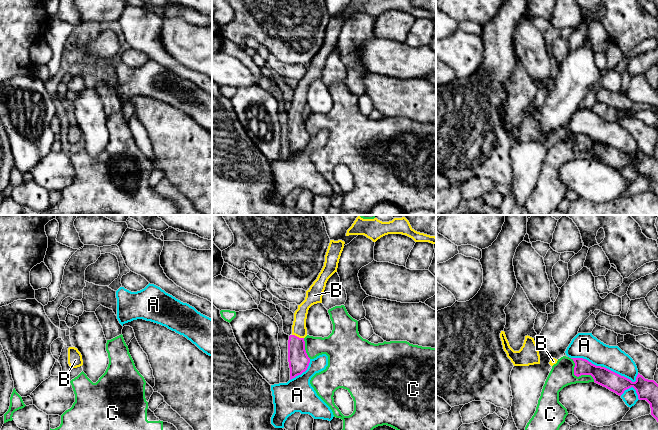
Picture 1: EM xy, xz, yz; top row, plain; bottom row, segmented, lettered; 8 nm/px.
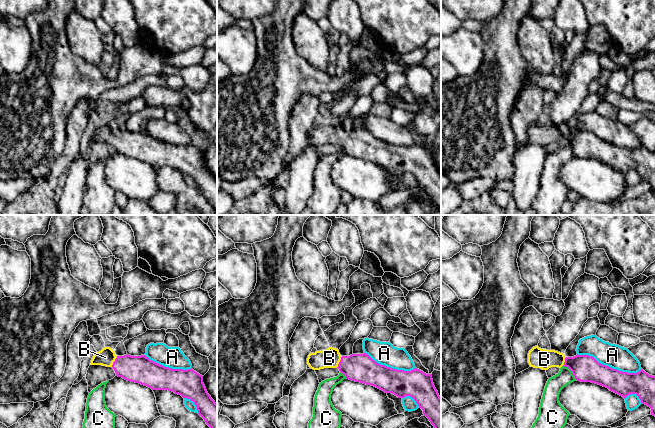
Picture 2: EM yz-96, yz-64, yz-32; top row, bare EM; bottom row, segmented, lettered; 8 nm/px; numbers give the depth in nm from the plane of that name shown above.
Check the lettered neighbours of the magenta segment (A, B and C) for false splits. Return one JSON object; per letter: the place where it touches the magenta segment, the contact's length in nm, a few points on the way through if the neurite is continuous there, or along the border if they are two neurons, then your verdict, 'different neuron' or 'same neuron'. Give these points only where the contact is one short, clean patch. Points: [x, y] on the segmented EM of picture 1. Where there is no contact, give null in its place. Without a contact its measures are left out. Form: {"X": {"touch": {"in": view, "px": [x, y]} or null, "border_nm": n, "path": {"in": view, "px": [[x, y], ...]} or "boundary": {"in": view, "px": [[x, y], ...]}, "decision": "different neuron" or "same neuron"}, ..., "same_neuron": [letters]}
{"A": {"touch": {"in": "yz", "px": [622, 376]}, "border_nm": 300, "decision": "different neuron"}, "B": {"touch": {"in": "xz", "px": [298, 337]}, "border_nm": 100, "path": {"in": "xz", "px": [[298, 359], [298, 337], [299, 329]]}, "decision": "same neuron"}, "C": {"touch": {"in": "yz", "px": [576, 375]}, "border_nm": 300, "decision": "different neuron"}, "same_neuron": ["B"]}

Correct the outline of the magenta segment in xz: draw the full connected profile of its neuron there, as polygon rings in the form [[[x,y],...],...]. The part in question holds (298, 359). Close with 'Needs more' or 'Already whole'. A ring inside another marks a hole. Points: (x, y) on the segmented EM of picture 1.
[[[330,240],[324,266],[317,279],[306,291],[305,300],[298,305],[294,313],[292,334],[288,340],[288,362],[290,368],[290,380],[305,372],[309,366],[310,358],[305,350],[304,338],[307,336],[306,319],[309,308],[317,303],[322,303],[323,292],[328,279],[337,272],[339,259],[345,242],[342,240]]]. Needs more

